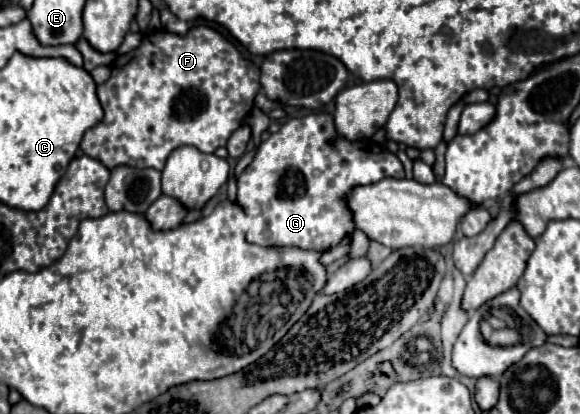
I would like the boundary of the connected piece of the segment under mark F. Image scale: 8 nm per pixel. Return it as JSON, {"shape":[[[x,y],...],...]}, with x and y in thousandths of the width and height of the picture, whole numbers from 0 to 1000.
{"shape":[[[353,58],[329,63],[319,87],[291,72],[260,77],[191,164],[191,188],[167,208],[181,280],[140,338],[140,362],[184,406],[222,396],[281,411],[288,377],[319,348],[371,367],[419,304],[450,213],[447,164]]]}

